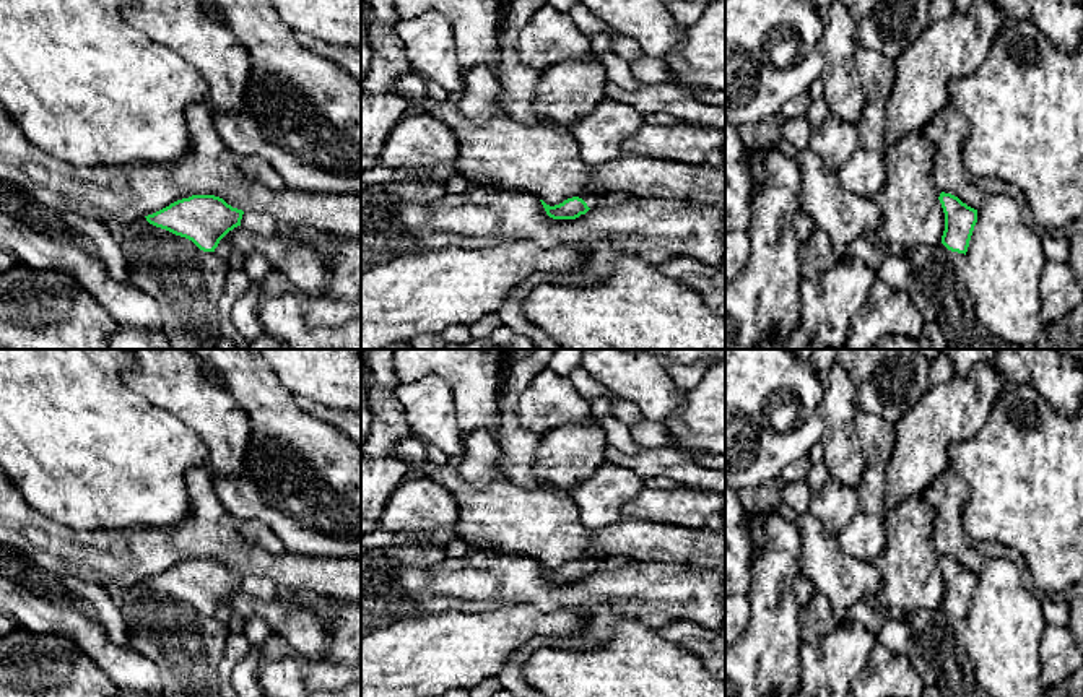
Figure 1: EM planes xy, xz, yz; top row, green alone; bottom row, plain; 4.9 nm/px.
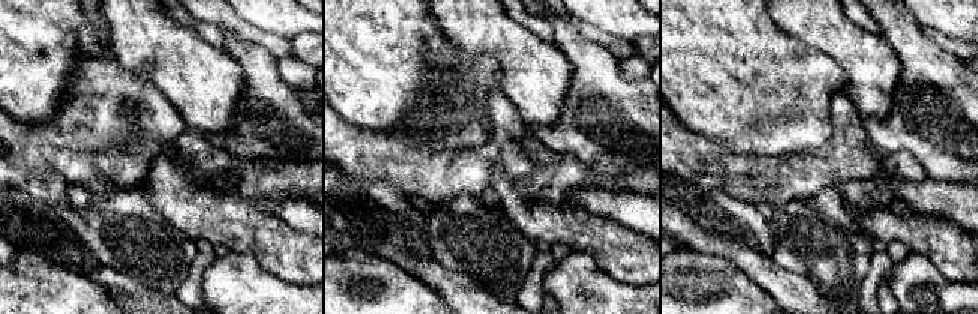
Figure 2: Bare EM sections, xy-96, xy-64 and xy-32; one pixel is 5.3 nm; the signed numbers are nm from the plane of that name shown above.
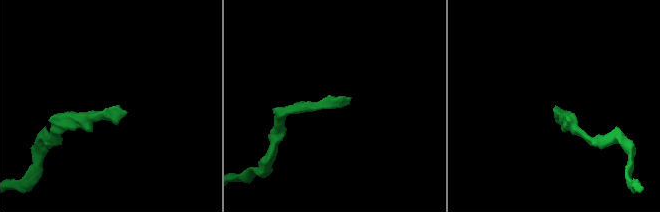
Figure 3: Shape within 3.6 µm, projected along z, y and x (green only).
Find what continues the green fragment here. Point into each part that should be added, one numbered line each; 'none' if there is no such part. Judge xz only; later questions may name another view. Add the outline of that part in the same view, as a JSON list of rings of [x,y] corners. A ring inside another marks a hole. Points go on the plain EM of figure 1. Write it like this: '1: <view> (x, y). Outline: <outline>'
1: xz (612, 562). Outline: [[[610,556],[605,559],[582,559],[579,562],[582,562],[589,572],[603,572],[626,567],[634,561],[626,559],[623,556]]]

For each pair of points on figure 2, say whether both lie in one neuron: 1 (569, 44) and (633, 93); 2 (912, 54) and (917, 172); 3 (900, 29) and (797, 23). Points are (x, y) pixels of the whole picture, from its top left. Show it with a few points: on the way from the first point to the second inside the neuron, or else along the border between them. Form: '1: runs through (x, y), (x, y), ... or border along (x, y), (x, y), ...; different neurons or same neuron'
1: runs through (585, 59), (617, 90); same neuron
2: border along (900, 150), (906, 150), (929, 176); different neurons
3: border along (884, 36), (896, 53), (900, 68); different neurons

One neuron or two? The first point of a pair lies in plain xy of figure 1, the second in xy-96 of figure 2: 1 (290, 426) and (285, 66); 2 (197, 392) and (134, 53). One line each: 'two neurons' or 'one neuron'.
1: two neurons
2: one neuron

